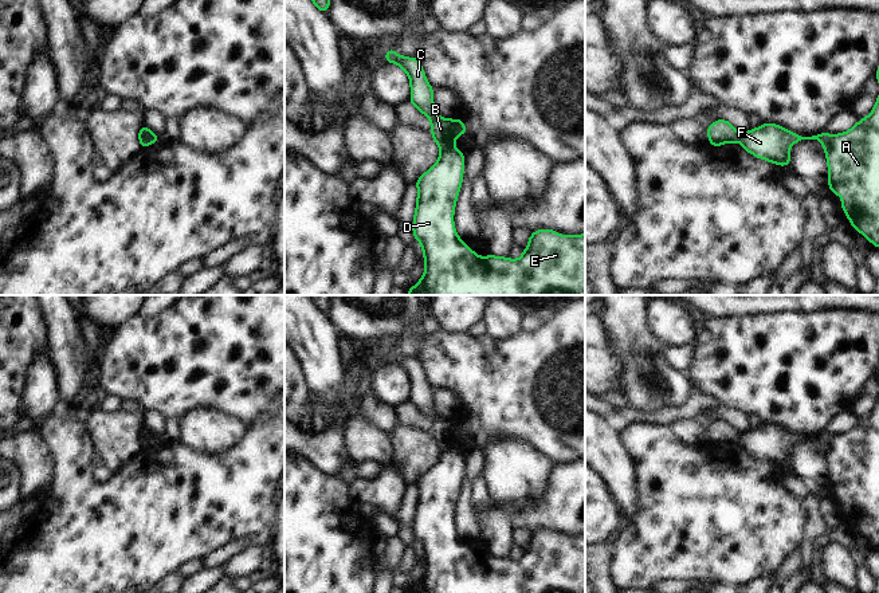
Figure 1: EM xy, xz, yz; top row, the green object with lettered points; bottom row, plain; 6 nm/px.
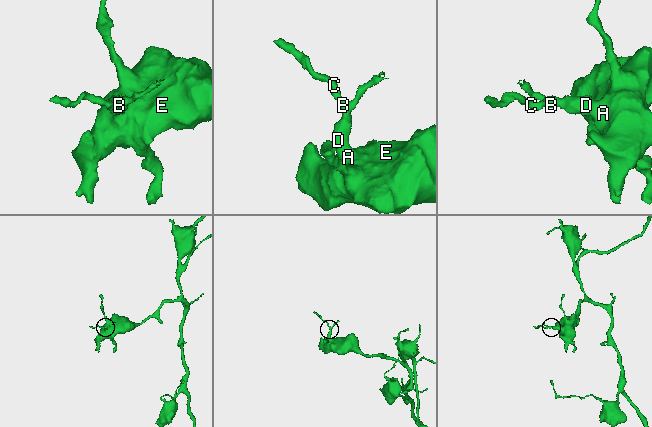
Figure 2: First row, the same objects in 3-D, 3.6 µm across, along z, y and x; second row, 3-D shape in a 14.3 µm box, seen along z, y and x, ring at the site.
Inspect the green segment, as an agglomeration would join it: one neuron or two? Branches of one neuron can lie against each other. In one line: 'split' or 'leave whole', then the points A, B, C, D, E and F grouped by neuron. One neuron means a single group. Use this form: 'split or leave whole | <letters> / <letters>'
split | A D E F / B C

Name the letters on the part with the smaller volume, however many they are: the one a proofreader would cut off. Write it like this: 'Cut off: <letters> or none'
Cut off: B, C

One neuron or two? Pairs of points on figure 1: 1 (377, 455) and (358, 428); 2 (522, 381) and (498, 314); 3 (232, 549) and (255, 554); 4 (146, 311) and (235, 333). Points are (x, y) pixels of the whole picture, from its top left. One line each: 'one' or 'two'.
1: one
2: two
3: two
4: two

